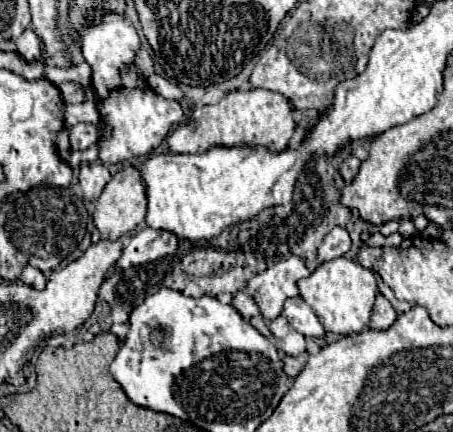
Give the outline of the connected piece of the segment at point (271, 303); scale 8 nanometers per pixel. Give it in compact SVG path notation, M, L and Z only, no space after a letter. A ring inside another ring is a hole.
M292 255L286 261L280 261L274 267L266 269L264 273L258 273L254 279L250 279L244 291L254 297L262 311L262 317L272 321L282 313L286 299L300 295L298 281L308 275L310 271L306 269L304 261Z

